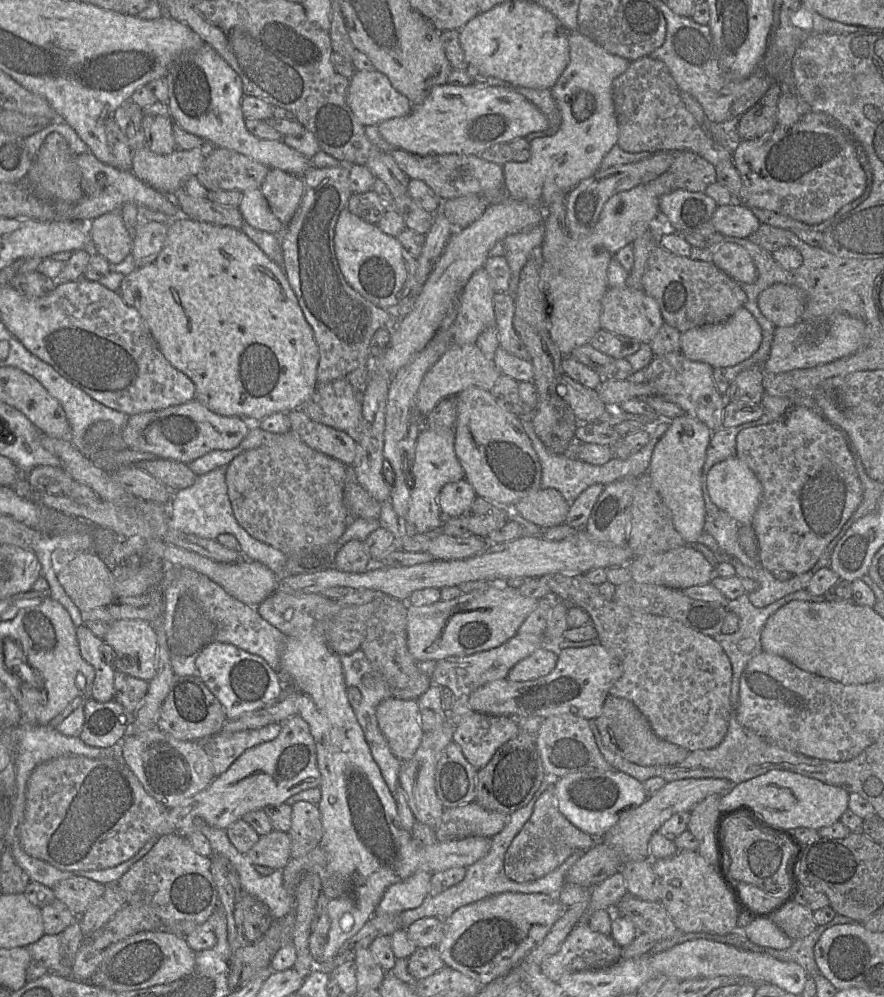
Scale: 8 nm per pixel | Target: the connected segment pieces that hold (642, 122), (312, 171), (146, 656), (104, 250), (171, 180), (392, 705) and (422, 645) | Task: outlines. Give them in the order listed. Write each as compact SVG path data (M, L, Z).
M643 57L630 63L627 70L617 77L612 84L614 108L618 121L617 144L626 152L650 152L659 151L690 151L713 166L719 162L732 159L732 151L727 145L719 145L700 125L694 116L687 110L679 97L679 89L666 65L652 57Z
M350 166L310 167L302 176L304 195L281 235L282 268L313 330L319 351L318 384L346 378L354 370L368 364L374 333L390 326L392 320L389 310L374 305L346 282L335 256L335 226L352 194L349 187Z
M141 619L115 620L103 641L112 648L115 671L150 681L156 674L157 635L152 623Z
M121 209L108 212L99 216L87 224L92 251L104 257L109 264L120 263L132 249L132 230L128 230L122 220Z
M147 147L132 152L133 174L156 191L172 196L204 165L205 156L199 151L176 149L168 155L158 155Z
M393 696L386 698L378 705L376 718L393 754L401 761L412 758L421 743L424 733L419 722L417 700L400 699Z
M489 584L486 588L463 593L453 600L440 600L426 605L408 605L407 646L417 662L439 661L449 657L467 656L498 647L517 634L526 617L537 607L539 599L524 597L516 588L500 588Z

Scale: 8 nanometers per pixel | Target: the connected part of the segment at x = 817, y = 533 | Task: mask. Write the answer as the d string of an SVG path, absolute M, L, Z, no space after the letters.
M794 406L784 420L741 430L736 437L736 455L755 473L763 487L752 523L758 538L759 565L772 573L800 575L811 570L863 499L862 484L846 435L818 410Z

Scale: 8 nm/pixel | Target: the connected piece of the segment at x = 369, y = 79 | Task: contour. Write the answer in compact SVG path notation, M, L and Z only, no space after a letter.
M356 70L349 78L347 104L363 126L410 114L413 105L377 70Z

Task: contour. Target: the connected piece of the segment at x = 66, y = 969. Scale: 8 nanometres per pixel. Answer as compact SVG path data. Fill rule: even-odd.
M44 934L28 945L27 949L32 959L43 962L50 973L71 978L71 965L65 961L62 954L60 935Z

